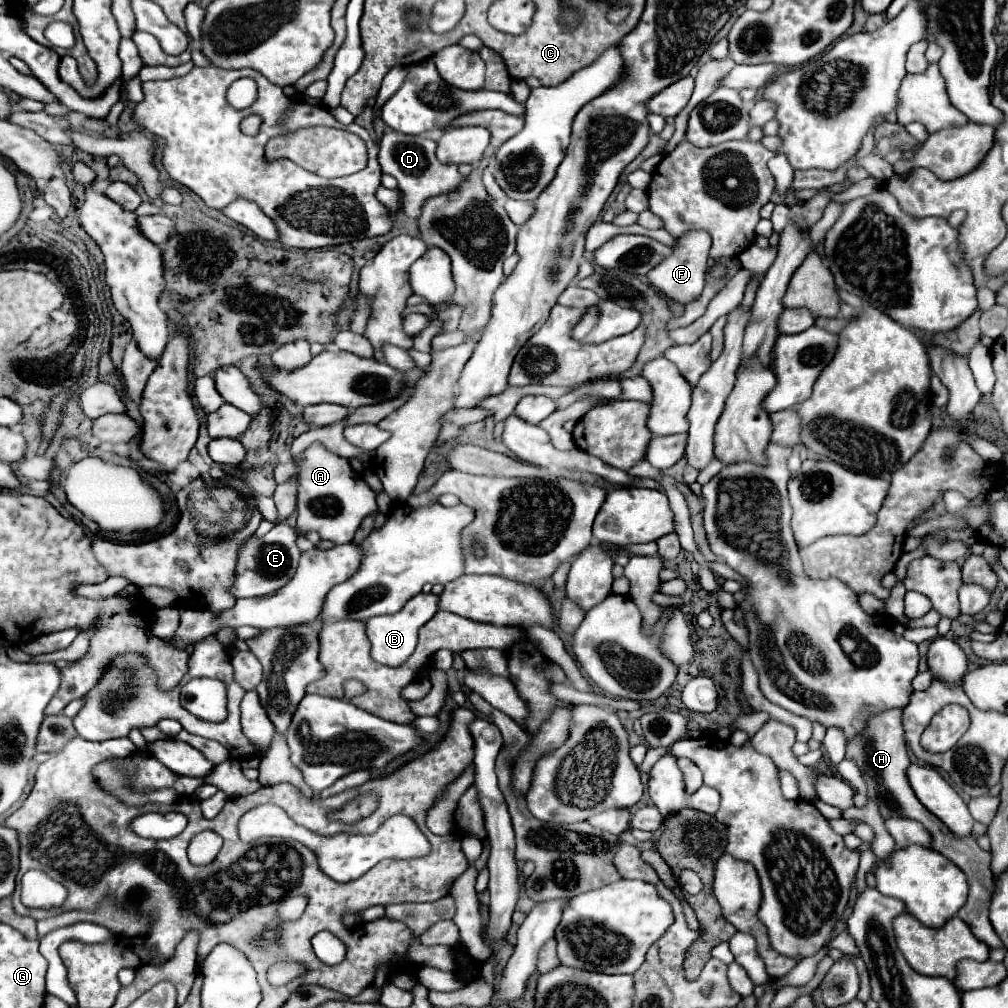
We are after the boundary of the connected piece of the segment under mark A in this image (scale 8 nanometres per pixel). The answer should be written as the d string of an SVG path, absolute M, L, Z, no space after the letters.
M319 443L311 445L299 463L293 463L289 459L281 465L276 465L273 475L277 484L286 482L291 475L299 477L299 493L297 493L299 535L313 529L321 535L321 539L329 539L335 545L351 543L361 521L369 513L377 511L375 491L363 481L359 473L351 469L347 459L329 453Z

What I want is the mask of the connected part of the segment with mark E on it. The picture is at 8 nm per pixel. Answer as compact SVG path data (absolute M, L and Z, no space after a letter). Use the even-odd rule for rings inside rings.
M277 523L261 539L251 537L239 553L237 571L235 571L237 581L233 587L233 595L235 597L259 597L259 595L271 595L277 589L281 589L295 575L295 569L299 563L301 551L297 549L295 539L297 539L297 531L285 523Z

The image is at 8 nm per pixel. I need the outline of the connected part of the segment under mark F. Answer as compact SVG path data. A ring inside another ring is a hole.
M687 231L681 237L675 239L675 245L671 247L671 255L665 257L659 267L655 267L655 271L647 273L647 279L651 285L655 285L657 289L661 289L669 299L679 301L679 303L689 303L693 299L699 297L703 285L705 285L705 273L707 273L707 255L709 255L709 247L711 247L711 235L707 231Z

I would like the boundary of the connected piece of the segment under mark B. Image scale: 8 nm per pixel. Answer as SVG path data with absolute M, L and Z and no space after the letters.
M419 593L405 603L405 607L393 615L379 615L367 621L367 637L371 641L371 657L383 665L399 667L407 661L407 657L415 651L417 645L417 631L425 625L435 613L439 611L439 597L429 593Z

